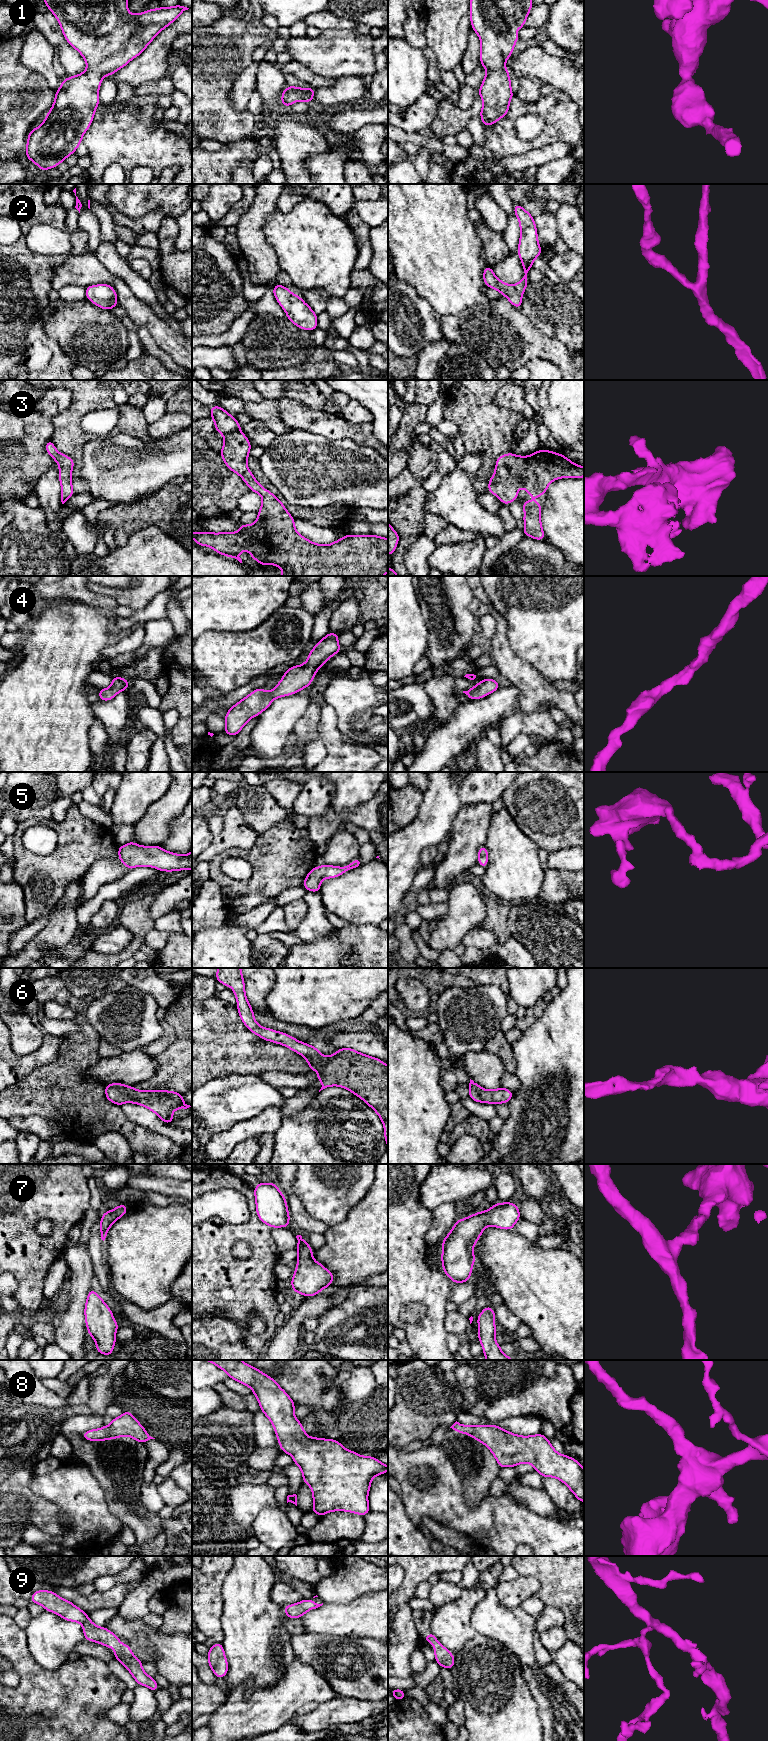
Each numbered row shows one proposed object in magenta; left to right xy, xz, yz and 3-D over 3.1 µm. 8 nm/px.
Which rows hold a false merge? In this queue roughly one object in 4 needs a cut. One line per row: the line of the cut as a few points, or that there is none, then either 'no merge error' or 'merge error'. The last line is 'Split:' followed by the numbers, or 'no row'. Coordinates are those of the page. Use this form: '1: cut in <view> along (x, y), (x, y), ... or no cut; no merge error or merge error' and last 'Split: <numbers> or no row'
1: no cut; no merge error
2: no cut; no merge error
3: no cut; no merge error
4: no cut; no merge error
5: no cut; no merge error
6: no cut; no merge error
7: no cut; no merge error
8: no cut; no merge error
9: no cut; no merge error
Split: no row

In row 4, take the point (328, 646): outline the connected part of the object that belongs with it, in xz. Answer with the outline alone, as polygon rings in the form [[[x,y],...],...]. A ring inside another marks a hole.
[[[329,632],[309,652],[307,661],[290,667],[272,691],[258,688],[229,708],[224,717],[226,728],[222,732],[236,736],[250,719],[259,716],[274,699],[295,694],[311,685],[317,670],[333,655],[342,651],[338,643],[339,634]]]

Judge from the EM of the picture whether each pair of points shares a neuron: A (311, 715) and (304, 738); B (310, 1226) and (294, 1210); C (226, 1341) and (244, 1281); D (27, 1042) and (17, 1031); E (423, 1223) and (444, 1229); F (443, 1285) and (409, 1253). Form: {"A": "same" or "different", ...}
{"A": "same", "B": "same", "C": "different", "D": "same", "E": "different", "F": "same"}

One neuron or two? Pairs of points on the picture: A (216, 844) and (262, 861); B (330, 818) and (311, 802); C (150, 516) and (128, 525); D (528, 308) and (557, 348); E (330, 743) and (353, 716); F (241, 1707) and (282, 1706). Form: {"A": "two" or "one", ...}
{"A": "two", "B": "two", "C": "one", "D": "two", "E": "two", "F": "one"}

